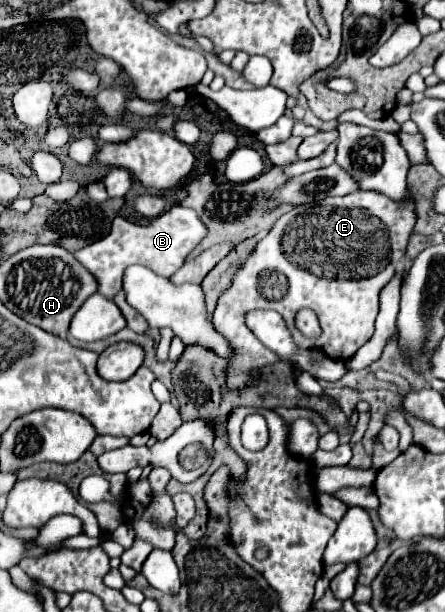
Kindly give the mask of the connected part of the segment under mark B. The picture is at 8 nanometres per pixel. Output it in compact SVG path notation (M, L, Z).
M171 207L163 215L155 217L149 225L135 225L123 217L113 219L111 233L79 251L75 251L75 259L95 277L97 293L107 299L113 299L121 291L123 269L129 265L143 265L155 271L161 277L171 277L185 261L185 257L193 251L193 247L207 235L205 225L199 221L193 209Z

